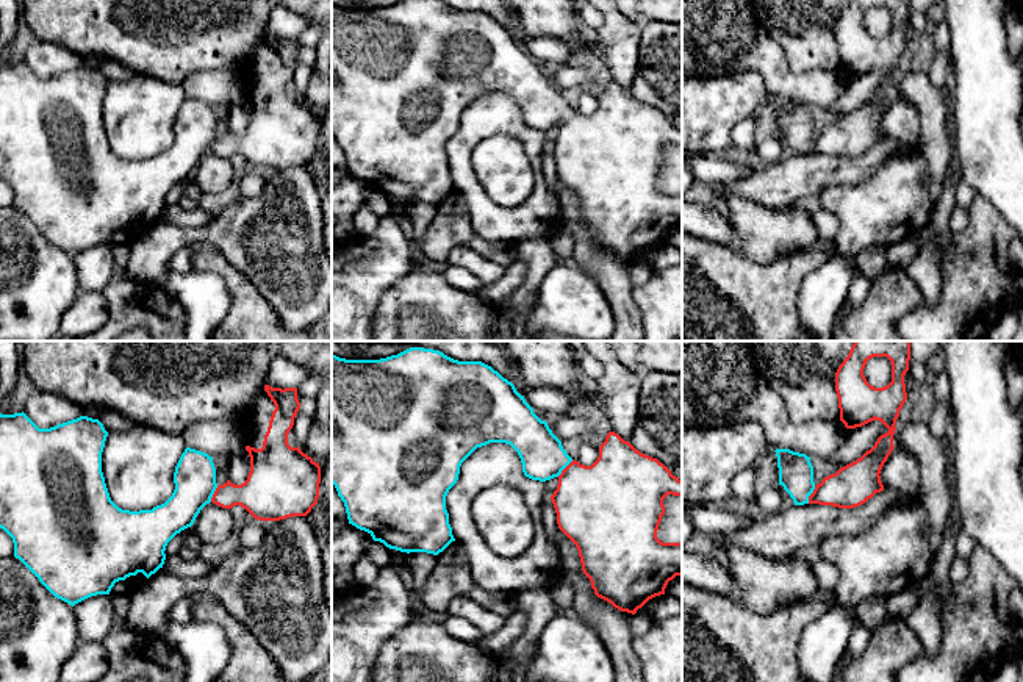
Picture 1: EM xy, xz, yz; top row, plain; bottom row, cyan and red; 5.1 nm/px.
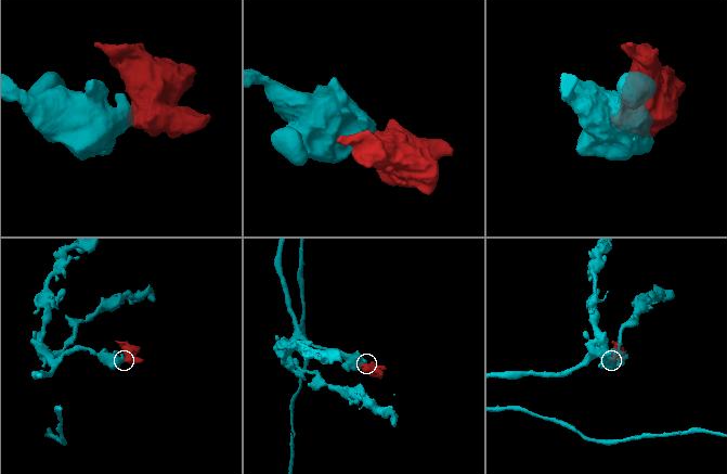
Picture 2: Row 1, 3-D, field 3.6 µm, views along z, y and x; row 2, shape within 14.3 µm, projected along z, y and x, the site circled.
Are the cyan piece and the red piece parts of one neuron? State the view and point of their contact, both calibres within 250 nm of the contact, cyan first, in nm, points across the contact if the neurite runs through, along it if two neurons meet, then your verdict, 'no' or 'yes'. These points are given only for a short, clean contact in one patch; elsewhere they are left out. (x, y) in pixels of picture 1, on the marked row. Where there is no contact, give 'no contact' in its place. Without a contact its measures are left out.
contact yz (811, 493); calibres 180 and 220 nm; way yz (795, 470), (796, 479), (811, 493), (845, 490), (854, 484); yes

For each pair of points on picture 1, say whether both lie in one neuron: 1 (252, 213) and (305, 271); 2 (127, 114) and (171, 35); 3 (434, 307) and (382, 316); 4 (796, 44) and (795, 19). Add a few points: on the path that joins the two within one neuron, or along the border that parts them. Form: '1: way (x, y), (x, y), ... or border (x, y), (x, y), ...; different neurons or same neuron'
1: way (262, 227), (291, 257); same neuron
2: border (135, 72), (179, 85); different neurons
3: way (421, 299), (399, 299), (394, 304); same neuron
4: way (796, 38), (796, 25); same neuron

